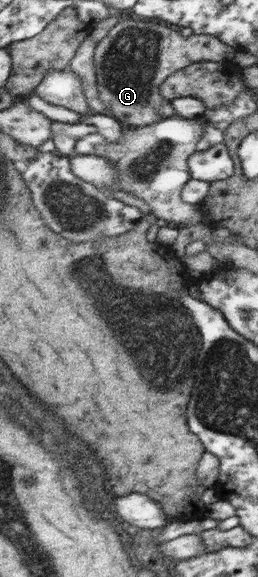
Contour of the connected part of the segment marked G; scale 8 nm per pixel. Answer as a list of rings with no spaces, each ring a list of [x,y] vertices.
[[[125,19],[112,27],[109,35],[95,47],[97,92],[108,114],[125,128],[151,125],[176,115],[170,101],[161,97],[159,89],[167,77],[192,63],[231,61],[237,51],[211,35],[193,34],[185,38],[180,31],[157,25],[155,21]]]

